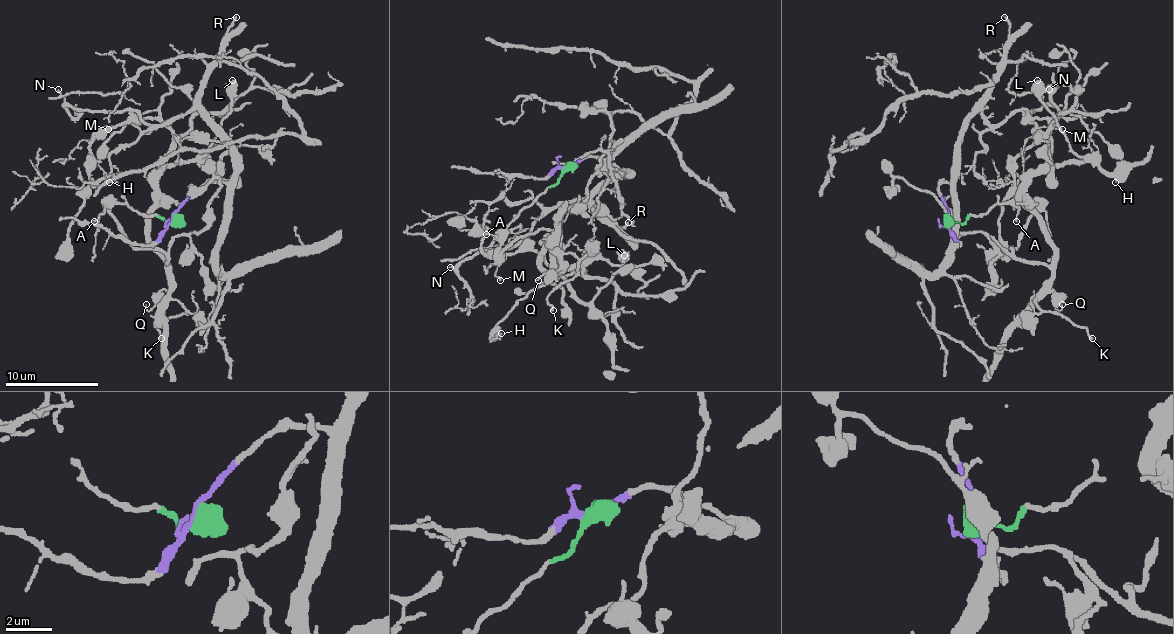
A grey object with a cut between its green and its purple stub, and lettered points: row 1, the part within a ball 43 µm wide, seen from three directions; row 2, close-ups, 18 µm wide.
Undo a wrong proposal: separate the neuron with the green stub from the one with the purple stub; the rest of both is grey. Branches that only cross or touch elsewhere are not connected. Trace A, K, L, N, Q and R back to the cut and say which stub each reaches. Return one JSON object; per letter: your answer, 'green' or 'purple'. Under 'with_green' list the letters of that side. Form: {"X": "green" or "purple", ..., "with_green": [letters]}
{"A": "green", "K": "green", "L": "green", "N": "purple", "Q": "green", "R": "purple", "with_green": ["A", "K", "L", "Q"]}

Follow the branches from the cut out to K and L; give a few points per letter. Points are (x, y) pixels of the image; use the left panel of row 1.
K: (171, 217), (108, 206), (136, 248), (168, 257), (168, 294), (185, 311), (154, 327), (161, 339)
L: (171, 217), (108, 206), (136, 248), (161, 250), (168, 264), (150, 234), (159, 175), (208, 149), (232, 79)

